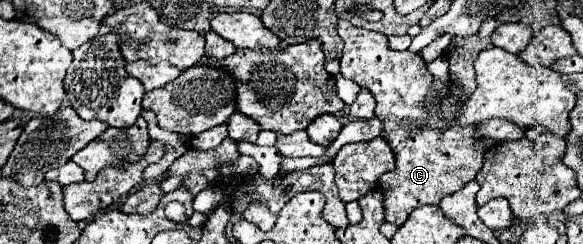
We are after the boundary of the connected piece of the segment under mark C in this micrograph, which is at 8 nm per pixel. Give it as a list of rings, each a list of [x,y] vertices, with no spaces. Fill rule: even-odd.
[[[340,18],[336,24],[338,36],[344,40],[344,52],[340,58],[340,74],[354,80],[358,86],[372,92],[376,98],[376,116],[384,120],[382,136],[388,138],[394,156],[396,168],[390,174],[380,178],[380,186],[390,186],[384,190],[384,214],[386,222],[402,226],[408,214],[424,204],[440,204],[448,194],[460,190],[466,182],[474,180],[482,166],[484,152],[474,150],[476,138],[470,134],[474,126],[456,126],[444,128],[446,120],[454,118],[458,112],[458,98],[446,94],[442,98],[440,114],[426,114],[422,110],[424,96],[430,90],[432,74],[426,68],[426,62],[414,52],[394,52],[388,48],[388,36],[356,28],[348,20]]]

